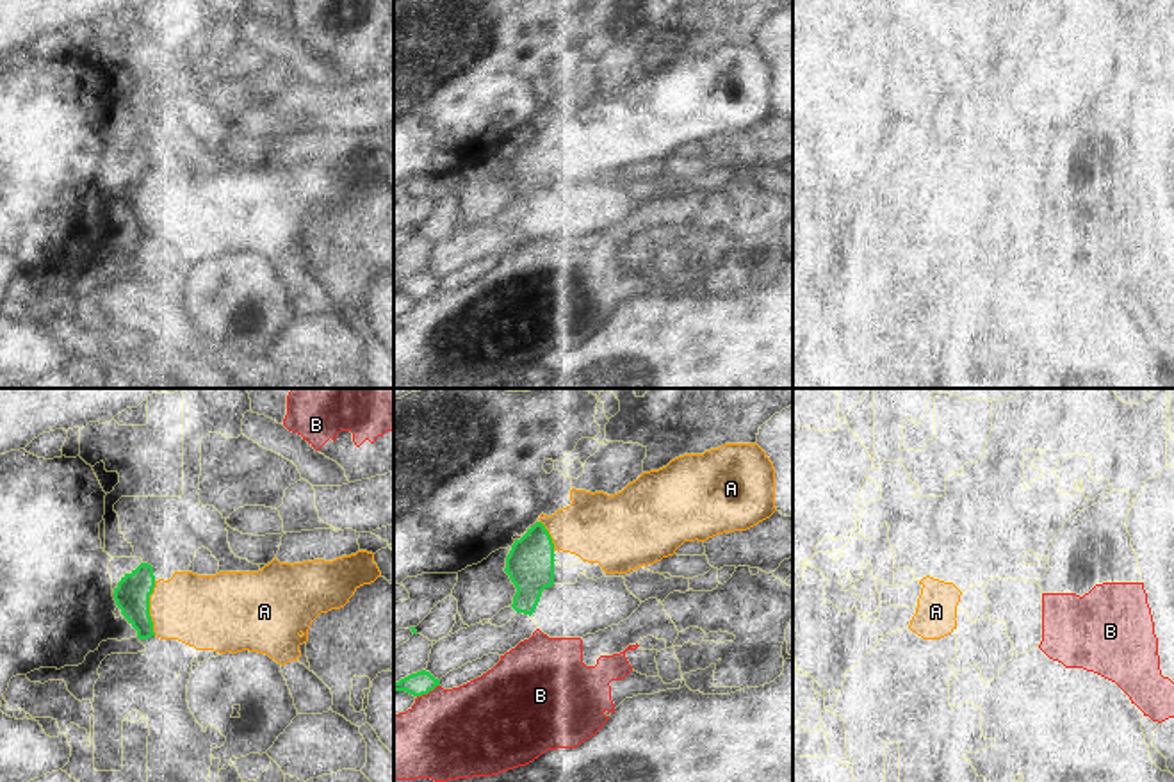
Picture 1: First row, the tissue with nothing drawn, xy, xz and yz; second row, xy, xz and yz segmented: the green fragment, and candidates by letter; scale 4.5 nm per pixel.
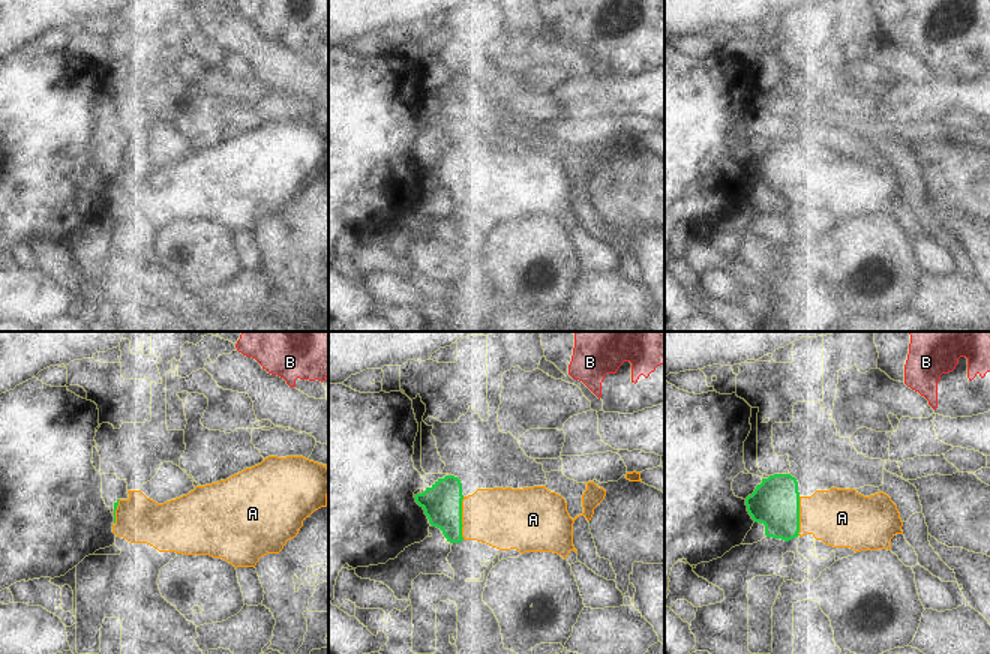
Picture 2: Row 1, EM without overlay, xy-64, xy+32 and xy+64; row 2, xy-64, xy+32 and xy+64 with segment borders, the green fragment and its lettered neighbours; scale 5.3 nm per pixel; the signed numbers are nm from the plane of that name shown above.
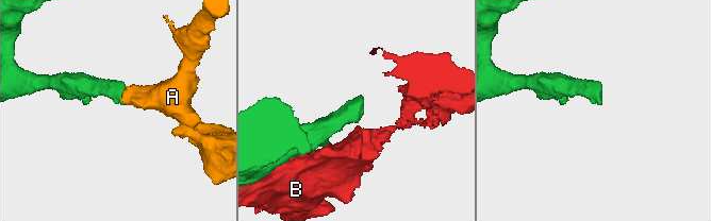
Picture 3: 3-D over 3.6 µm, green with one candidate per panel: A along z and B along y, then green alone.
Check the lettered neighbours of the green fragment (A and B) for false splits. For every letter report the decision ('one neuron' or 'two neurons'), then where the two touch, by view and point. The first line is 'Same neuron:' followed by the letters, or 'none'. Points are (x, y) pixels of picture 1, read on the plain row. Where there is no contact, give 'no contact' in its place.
Same neuron: A
A: one neuron; meets green in xy at (148, 209)
B: two neurons; meets green in xz at (428, 293)

